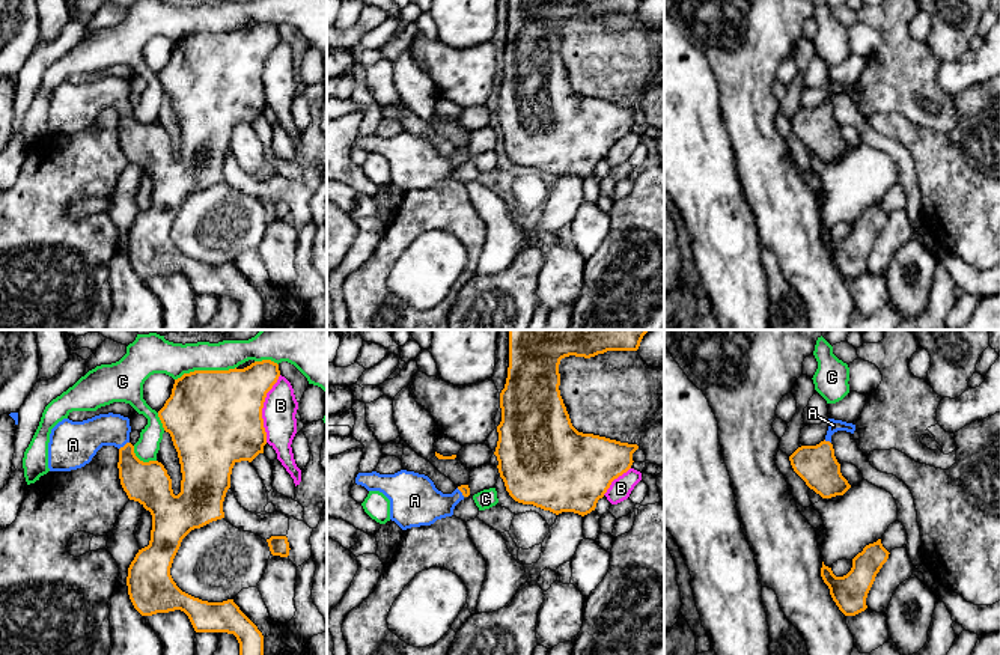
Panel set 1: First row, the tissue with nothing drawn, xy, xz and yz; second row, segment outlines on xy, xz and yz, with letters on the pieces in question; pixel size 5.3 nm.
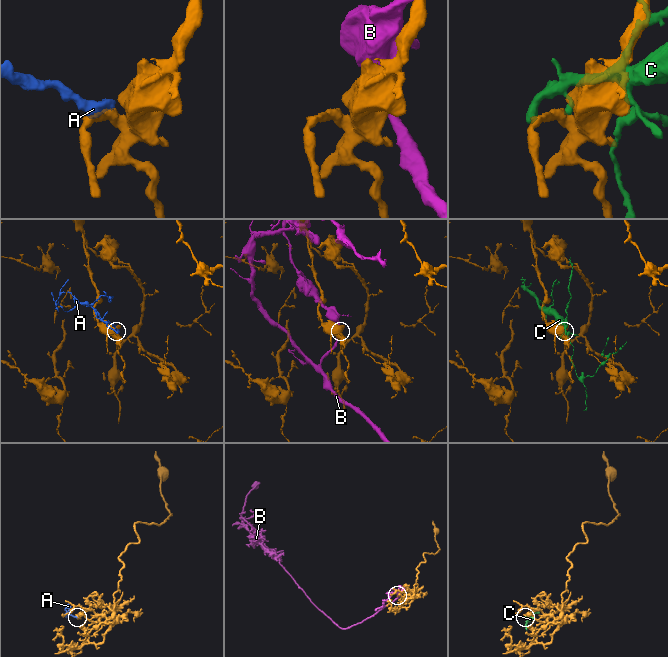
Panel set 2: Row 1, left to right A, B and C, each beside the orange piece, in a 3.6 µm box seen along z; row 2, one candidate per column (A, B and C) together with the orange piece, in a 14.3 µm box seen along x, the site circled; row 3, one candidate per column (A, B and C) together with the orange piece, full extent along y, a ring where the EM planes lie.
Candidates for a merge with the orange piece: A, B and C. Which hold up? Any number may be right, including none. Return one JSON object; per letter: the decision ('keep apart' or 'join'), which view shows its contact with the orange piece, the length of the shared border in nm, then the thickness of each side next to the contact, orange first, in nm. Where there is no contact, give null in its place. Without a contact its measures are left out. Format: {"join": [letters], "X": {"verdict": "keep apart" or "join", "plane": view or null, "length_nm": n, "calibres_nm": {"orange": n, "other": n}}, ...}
{"join": ["A"], "A": {"verdict": "join", "plane": "xy", "length_nm": 70, "calibres_nm": {"orange": 220, "other": 220}}, "B": {"verdict": "keep apart", "plane": "xy", "length_nm": 360, "calibres_nm": {"orange": 480, "other": 180}}, "C": {"verdict": "keep apart", "plane": "xy", "length_nm": 340, "calibres_nm": {"orange": 500, "other": 180}}}

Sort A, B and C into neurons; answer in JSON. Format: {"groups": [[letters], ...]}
{"groups": [["A"], ["B"], ["C"]]}

